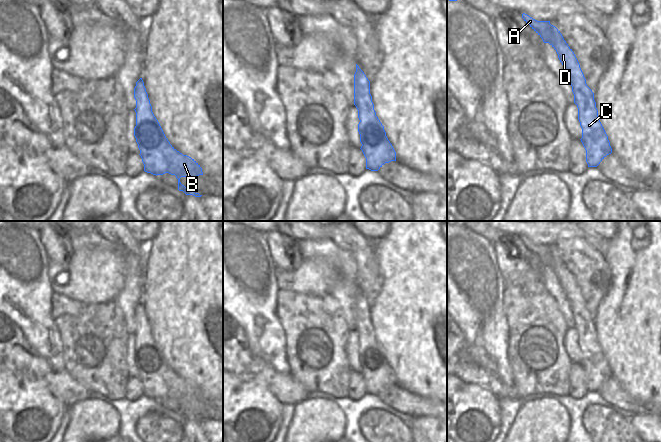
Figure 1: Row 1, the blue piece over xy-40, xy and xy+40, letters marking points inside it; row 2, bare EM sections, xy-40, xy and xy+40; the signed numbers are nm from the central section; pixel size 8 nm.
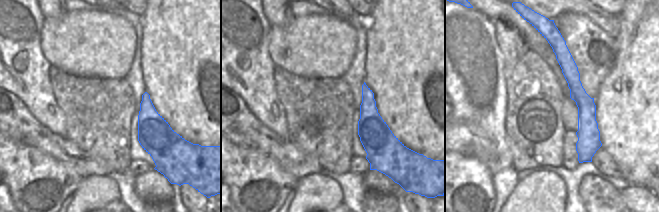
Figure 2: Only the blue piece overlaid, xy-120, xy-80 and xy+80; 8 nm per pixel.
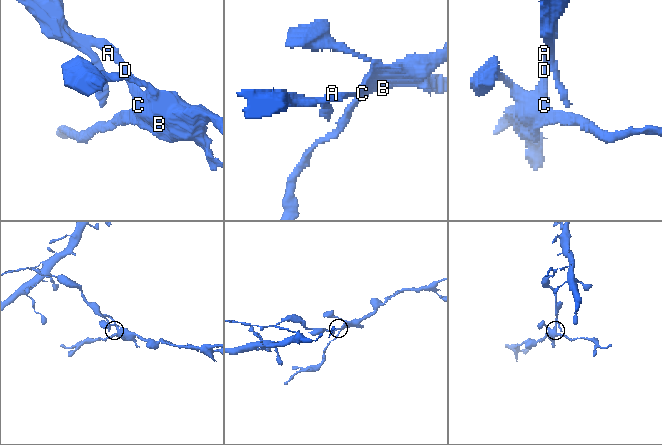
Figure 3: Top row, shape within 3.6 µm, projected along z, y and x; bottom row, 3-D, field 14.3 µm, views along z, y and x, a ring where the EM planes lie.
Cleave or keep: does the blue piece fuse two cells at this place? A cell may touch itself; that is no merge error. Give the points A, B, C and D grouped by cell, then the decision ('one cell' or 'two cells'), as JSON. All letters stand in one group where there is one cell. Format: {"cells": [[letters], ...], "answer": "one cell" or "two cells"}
{"cells": [["A", "D"], ["B", "C"]], "answer": "two cells"}

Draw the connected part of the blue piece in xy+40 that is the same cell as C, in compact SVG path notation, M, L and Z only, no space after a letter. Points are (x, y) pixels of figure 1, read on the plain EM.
M585 302L584 310L584 324L577 329L578 344L582 352L582 362L580 364L586 374L588 391L597 391L607 379L612 377L612 372L598 342L594 317L587 310Z

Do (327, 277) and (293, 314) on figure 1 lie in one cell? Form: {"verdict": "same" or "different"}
{"verdict": "different"}

